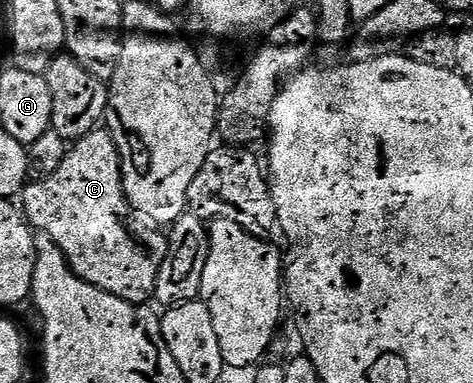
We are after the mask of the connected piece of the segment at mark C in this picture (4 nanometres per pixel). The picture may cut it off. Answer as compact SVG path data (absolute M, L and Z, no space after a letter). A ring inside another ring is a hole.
M96 128L85 134L67 149L64 164L60 164L56 172L47 178L35 177L20 195L20 209L38 234L46 234L56 243L77 278L83 278L88 284L125 302L146 304L153 299L156 276L160 276L160 268L164 264L168 238L163 231L162 234L158 231L161 229L147 224L126 199L122 161L109 129Z

